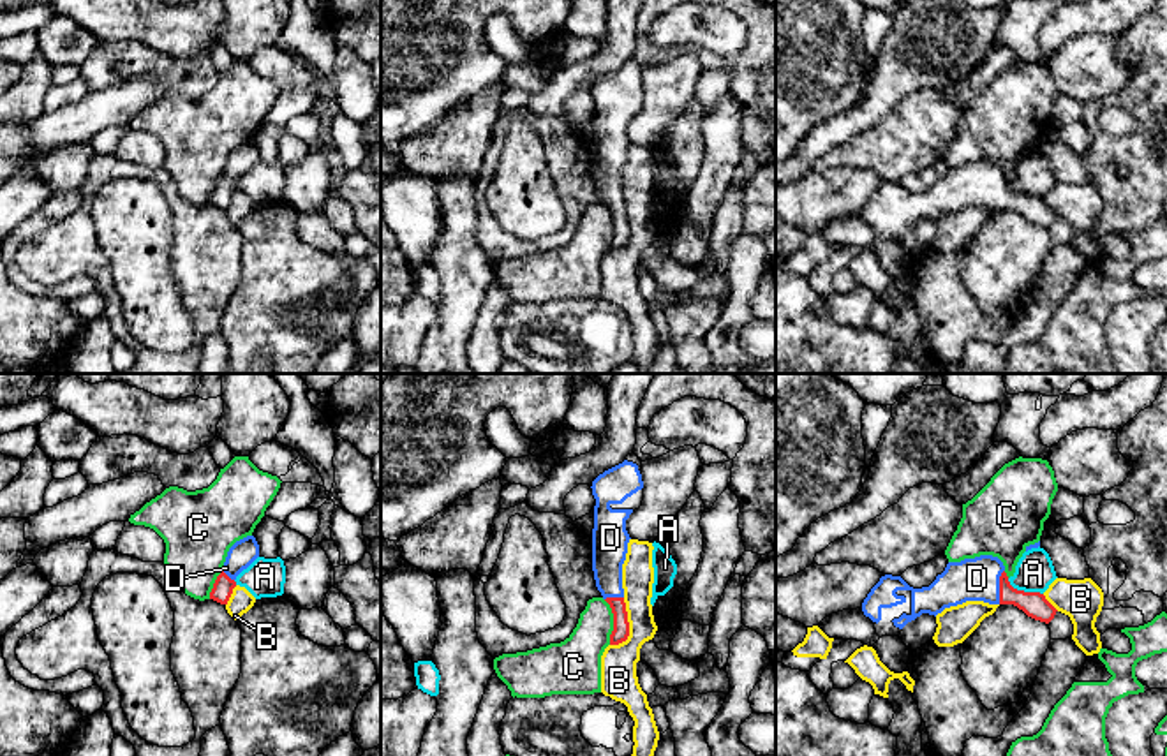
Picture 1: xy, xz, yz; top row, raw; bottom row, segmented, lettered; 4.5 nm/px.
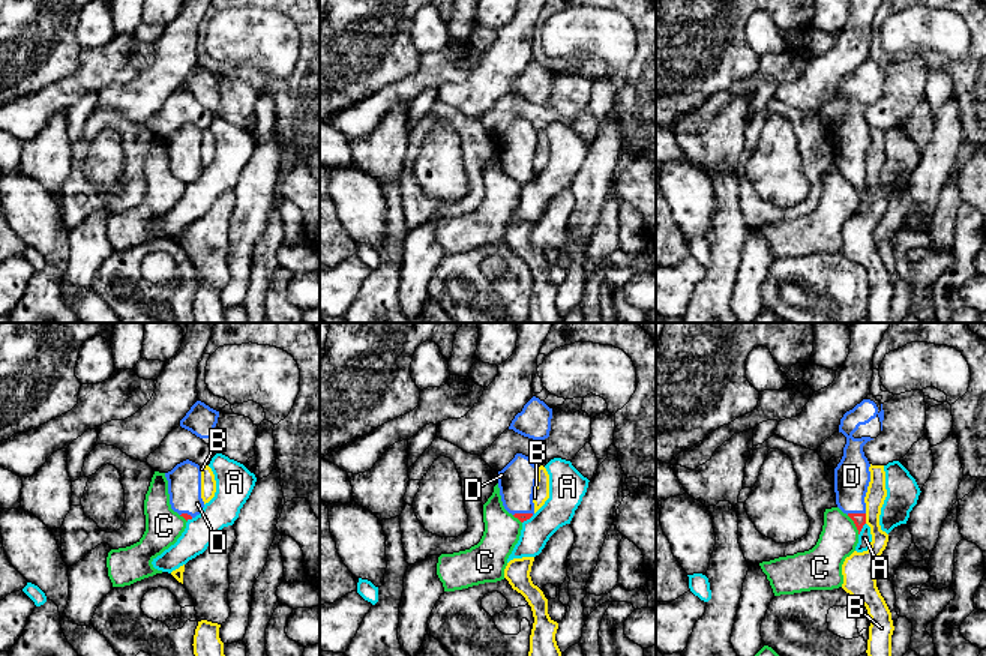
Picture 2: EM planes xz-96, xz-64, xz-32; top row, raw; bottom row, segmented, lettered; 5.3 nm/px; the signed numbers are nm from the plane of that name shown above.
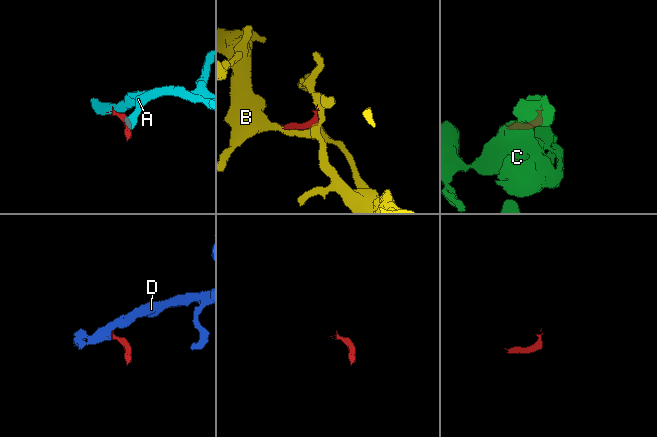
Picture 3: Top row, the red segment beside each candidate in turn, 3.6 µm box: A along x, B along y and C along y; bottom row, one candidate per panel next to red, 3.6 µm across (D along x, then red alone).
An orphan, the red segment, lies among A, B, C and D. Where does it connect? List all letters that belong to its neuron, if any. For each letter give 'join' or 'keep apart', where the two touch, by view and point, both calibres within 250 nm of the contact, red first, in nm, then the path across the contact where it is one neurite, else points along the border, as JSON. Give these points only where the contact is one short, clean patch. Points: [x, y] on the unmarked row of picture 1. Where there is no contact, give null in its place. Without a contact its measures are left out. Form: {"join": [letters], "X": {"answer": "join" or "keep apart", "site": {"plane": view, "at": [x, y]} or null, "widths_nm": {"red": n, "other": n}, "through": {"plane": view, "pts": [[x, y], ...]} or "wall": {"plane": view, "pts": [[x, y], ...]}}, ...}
{"join": ["D"], "A": {"answer": "keep apart", "site": {"plane": "yz", "at": [1023, 196]}, "widths_nm": {"red": 120, "other": 180}, "wall": {"plane": "yz", "pts": [[1007, 184], [1018, 194], [1039, 196], [1042, 200]]}}, "B": {"answer": "keep apart", "site": {"plane": "xz", "at": [628, 231]}, "widths_nm": {"red": 80, "other": 160}}, "C": {"answer": "keep apart", "site": {"plane": "xz", "at": [614, 228]}, "widths_nm": {"red": 80, "other": 220}}, "D": {"answer": "join", "site": {"plane": "yz", "at": [1000, 192]}, "widths_nm": {"red": 120, "other": 190}, "through": {"plane": "yz", "pts": [[1035, 210], [1009, 201], [1000, 192], [977, 184]]}}}

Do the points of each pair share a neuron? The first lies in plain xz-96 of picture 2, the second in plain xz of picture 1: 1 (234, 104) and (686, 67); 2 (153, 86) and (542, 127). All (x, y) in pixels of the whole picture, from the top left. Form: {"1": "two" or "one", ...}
{"1": "one", "2": "two"}

